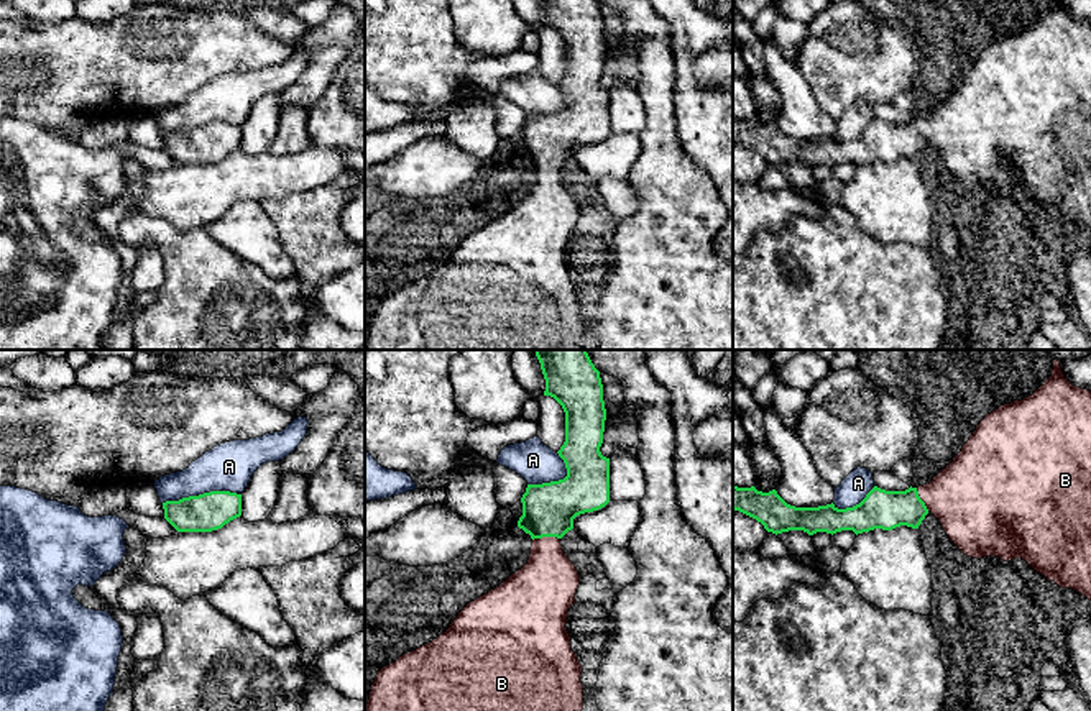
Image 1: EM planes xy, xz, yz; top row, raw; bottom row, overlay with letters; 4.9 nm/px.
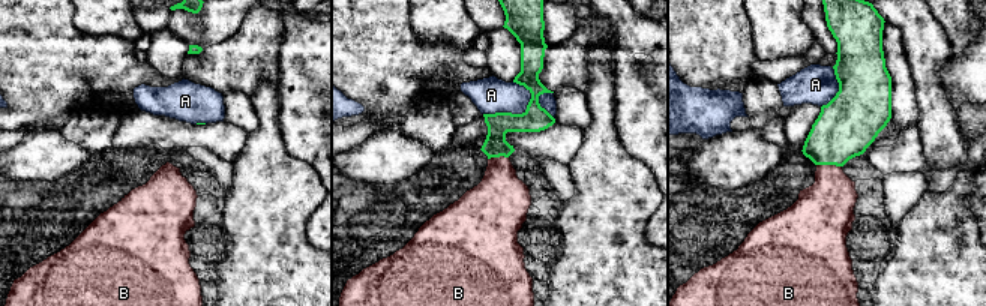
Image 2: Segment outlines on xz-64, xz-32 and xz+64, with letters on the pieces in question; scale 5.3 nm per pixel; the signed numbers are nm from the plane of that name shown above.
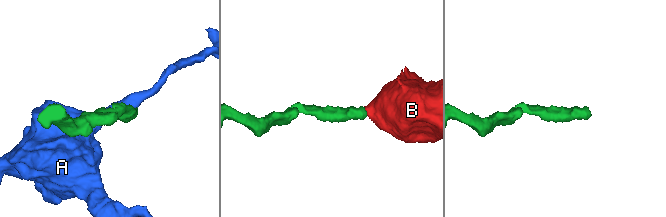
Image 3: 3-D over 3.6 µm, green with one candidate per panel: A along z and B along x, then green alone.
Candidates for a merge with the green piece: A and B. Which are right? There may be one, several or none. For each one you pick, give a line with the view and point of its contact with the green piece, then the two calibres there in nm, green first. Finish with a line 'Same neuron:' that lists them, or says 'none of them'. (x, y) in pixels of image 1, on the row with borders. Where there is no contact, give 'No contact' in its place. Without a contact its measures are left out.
B: Touches green at xz (546, 536). Thickness 260 nm (green) against 300 nm
Same neuron: B

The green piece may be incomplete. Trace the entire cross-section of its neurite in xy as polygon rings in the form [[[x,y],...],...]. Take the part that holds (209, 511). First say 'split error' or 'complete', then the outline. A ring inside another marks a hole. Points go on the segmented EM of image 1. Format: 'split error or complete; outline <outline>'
complete; outline [[[210,491],[163,502],[164,519],[177,532],[212,532],[242,516],[242,494]]]

